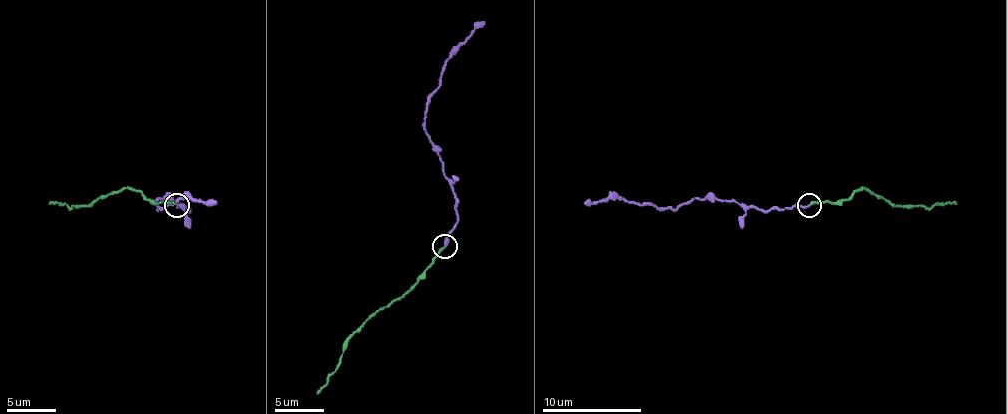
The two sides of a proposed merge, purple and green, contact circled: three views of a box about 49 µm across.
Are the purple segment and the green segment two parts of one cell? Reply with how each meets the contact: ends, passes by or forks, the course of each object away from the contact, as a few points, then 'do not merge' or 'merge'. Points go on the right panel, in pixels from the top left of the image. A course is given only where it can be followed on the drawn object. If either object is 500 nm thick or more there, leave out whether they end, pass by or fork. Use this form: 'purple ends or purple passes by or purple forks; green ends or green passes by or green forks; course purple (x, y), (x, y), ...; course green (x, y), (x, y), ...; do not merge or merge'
purple ends; green ends; course purple (808, 206), (759, 211), (744, 208), (736, 201), (694, 198), (674, 208), (630, 203), (620, 198), (585, 203); course green (811, 203), (841, 203), (855, 191), (865, 188), (895, 206), (932, 208), (957, 203); do not merge

